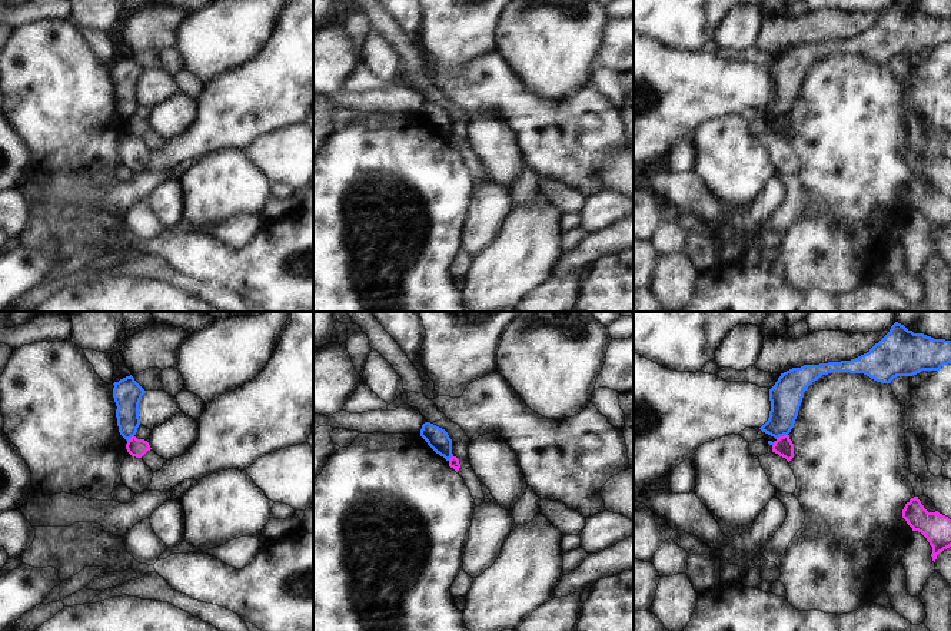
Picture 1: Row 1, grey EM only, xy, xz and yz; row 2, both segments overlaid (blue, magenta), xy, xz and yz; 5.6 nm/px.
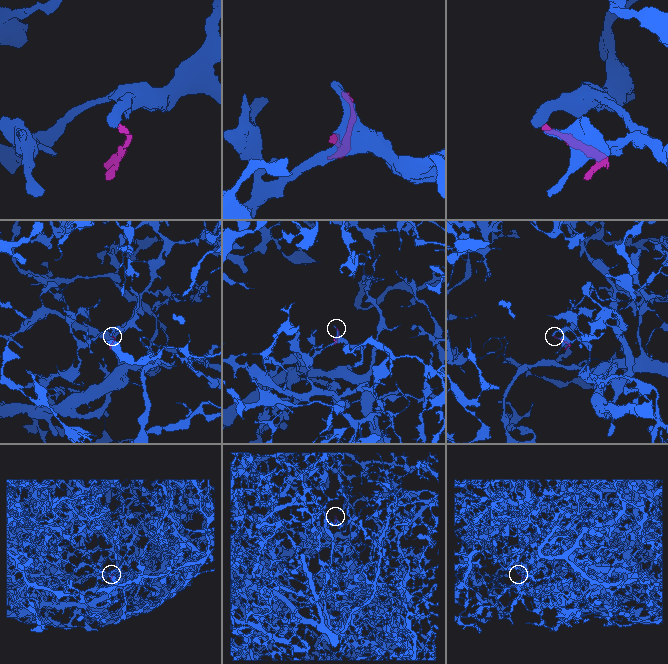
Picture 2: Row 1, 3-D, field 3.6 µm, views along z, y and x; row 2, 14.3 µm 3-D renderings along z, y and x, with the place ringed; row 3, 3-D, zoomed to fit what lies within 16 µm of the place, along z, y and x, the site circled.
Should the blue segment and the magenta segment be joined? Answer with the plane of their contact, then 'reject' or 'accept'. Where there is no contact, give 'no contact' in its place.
yz | reject

